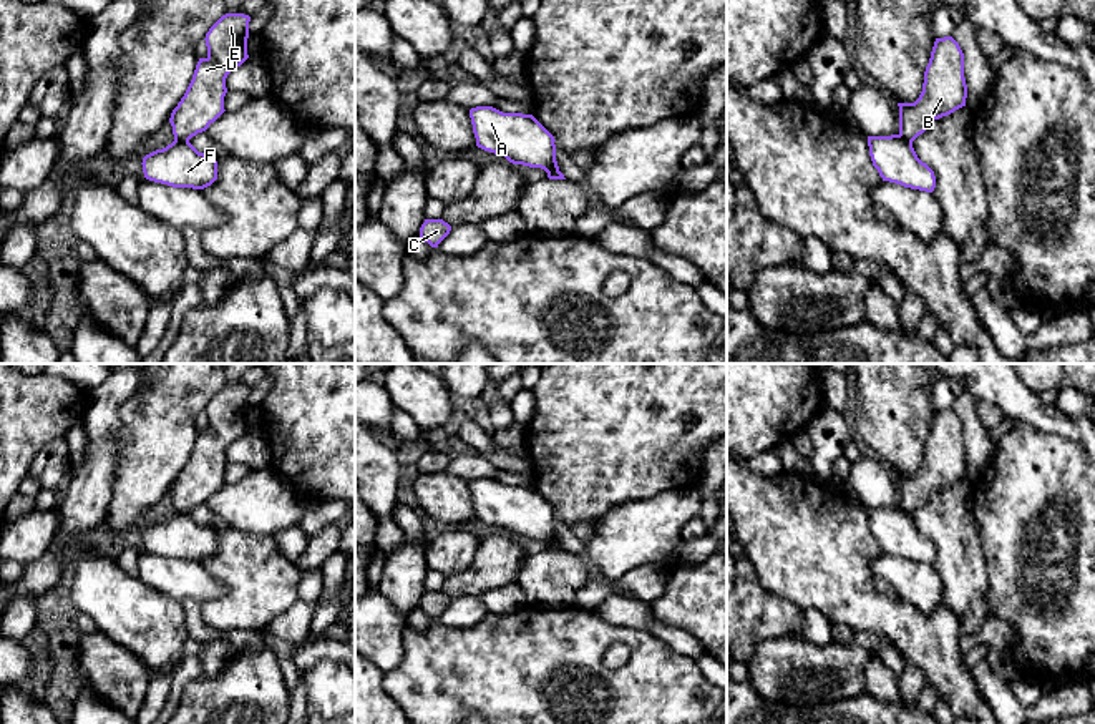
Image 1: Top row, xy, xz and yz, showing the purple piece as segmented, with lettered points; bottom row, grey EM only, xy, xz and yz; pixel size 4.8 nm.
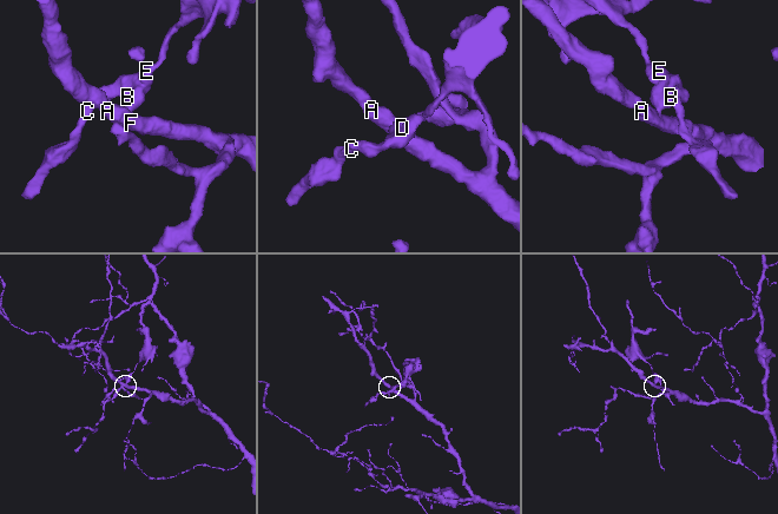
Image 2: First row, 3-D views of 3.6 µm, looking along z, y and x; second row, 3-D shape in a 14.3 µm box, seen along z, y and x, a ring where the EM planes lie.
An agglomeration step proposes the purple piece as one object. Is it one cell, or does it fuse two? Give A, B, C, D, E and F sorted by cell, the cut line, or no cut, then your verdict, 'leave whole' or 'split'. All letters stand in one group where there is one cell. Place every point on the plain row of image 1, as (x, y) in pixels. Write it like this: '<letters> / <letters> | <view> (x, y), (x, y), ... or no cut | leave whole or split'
A F / B C D E | xy (175, 510), (188, 513) | split

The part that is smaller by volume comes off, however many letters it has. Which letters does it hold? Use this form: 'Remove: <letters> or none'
Remove: B, C, D, E

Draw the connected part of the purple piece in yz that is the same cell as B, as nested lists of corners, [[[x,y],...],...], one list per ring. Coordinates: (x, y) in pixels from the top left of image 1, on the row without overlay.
[[[952,408],[936,410],[924,455],[914,475],[898,475],[899,508],[914,513],[927,498],[966,478],[964,425]]]

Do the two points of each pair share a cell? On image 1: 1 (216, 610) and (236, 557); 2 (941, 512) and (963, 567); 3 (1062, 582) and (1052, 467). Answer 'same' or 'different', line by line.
1: same
2: same
3: same

